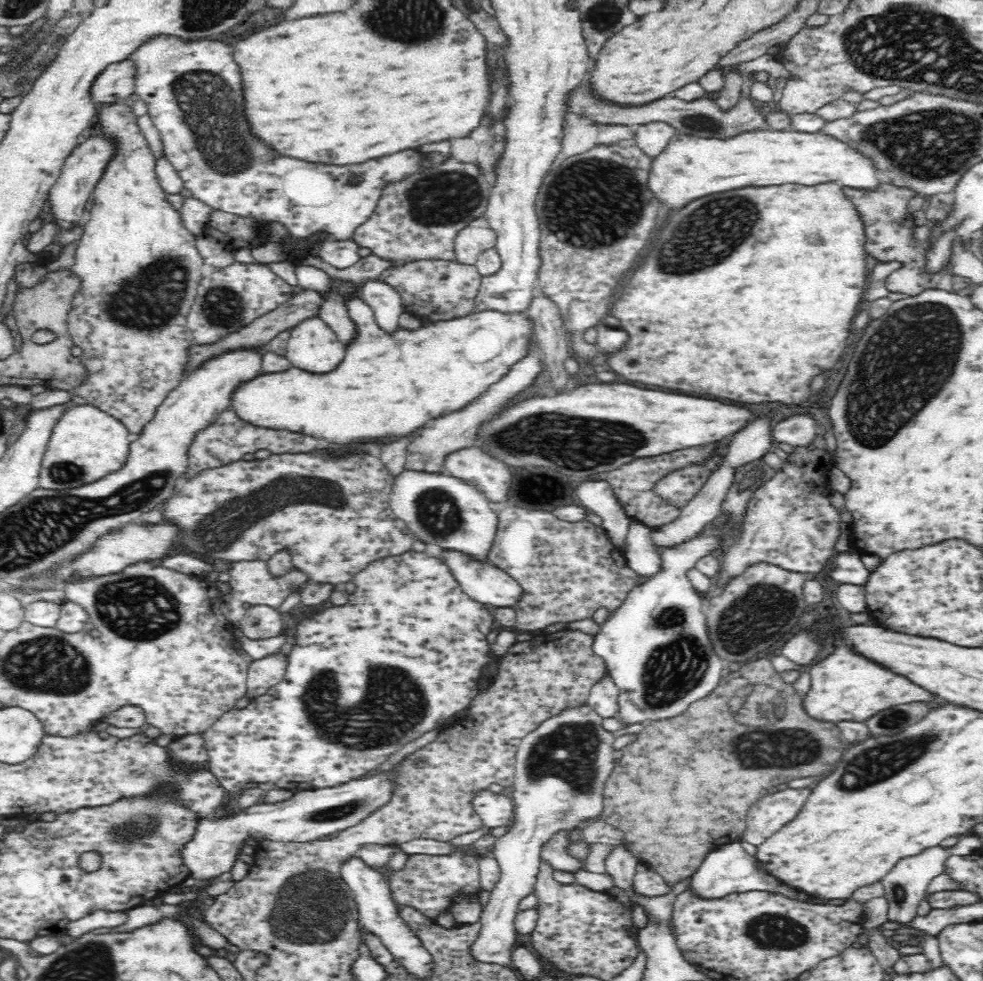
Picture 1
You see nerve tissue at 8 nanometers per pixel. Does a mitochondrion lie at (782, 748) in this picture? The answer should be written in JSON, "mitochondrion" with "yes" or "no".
{"mitochondrion":"yes"}

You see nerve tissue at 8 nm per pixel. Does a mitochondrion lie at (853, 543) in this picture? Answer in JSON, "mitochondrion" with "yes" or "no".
{"mitochondrion":"no"}

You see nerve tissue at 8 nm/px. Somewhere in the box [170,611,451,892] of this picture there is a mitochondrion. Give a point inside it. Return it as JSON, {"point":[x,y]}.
{"point":[395,703]}

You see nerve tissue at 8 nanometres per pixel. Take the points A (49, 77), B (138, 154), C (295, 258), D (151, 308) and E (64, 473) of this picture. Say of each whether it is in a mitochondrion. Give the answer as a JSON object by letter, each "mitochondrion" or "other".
{"A":"other","B":"other","C":"other","D":"mitochondrion","E":"mitochondrion"}

